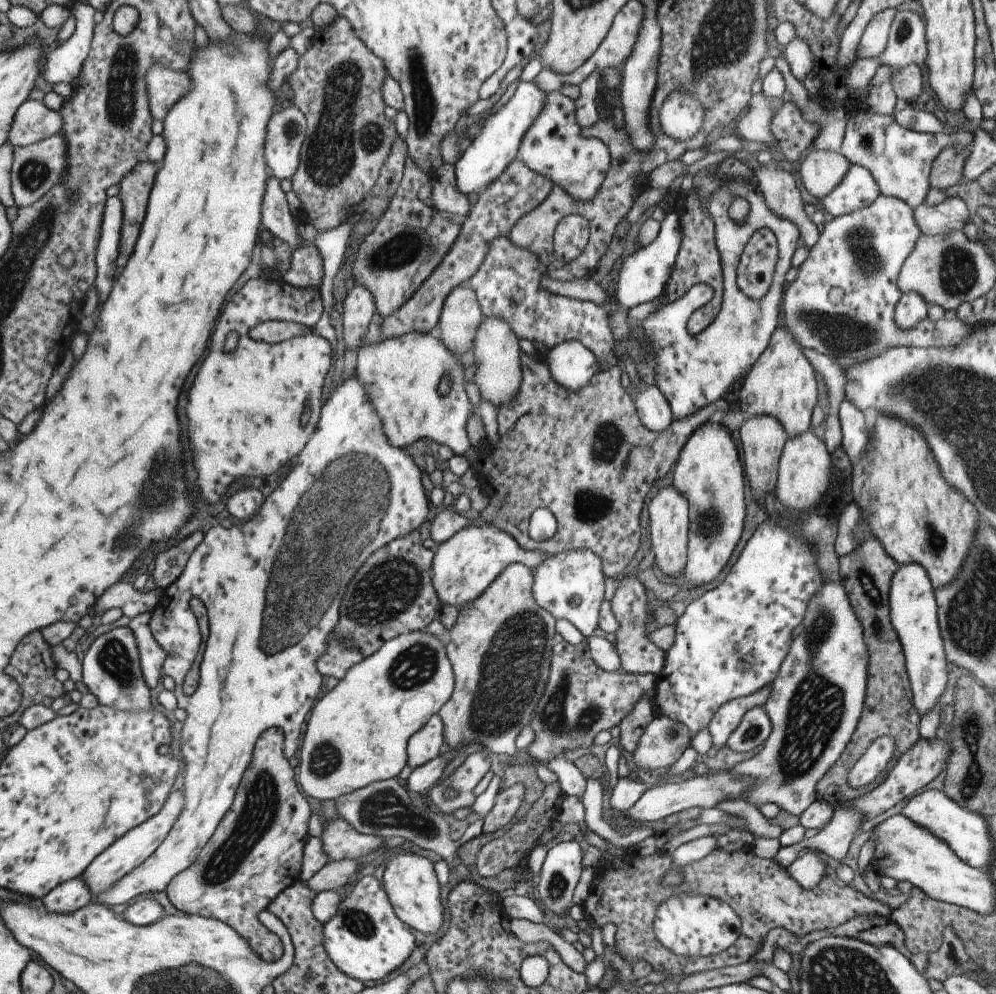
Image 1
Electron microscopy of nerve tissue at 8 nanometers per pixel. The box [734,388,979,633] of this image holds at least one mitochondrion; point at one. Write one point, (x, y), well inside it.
(936, 544)

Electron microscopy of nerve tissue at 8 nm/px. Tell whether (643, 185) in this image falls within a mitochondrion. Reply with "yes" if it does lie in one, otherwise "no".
no

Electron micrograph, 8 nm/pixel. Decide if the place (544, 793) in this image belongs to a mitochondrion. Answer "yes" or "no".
no

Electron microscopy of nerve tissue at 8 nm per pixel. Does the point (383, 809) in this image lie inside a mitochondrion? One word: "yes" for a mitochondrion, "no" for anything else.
yes

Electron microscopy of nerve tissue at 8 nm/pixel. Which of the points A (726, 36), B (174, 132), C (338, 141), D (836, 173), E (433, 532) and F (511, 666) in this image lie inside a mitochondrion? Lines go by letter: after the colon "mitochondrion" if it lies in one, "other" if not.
A: mitochondrion
B: other
C: mitochondrion
D: other
E: other
F: mitochondrion

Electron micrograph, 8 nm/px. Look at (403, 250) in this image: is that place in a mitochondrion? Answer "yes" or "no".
yes

